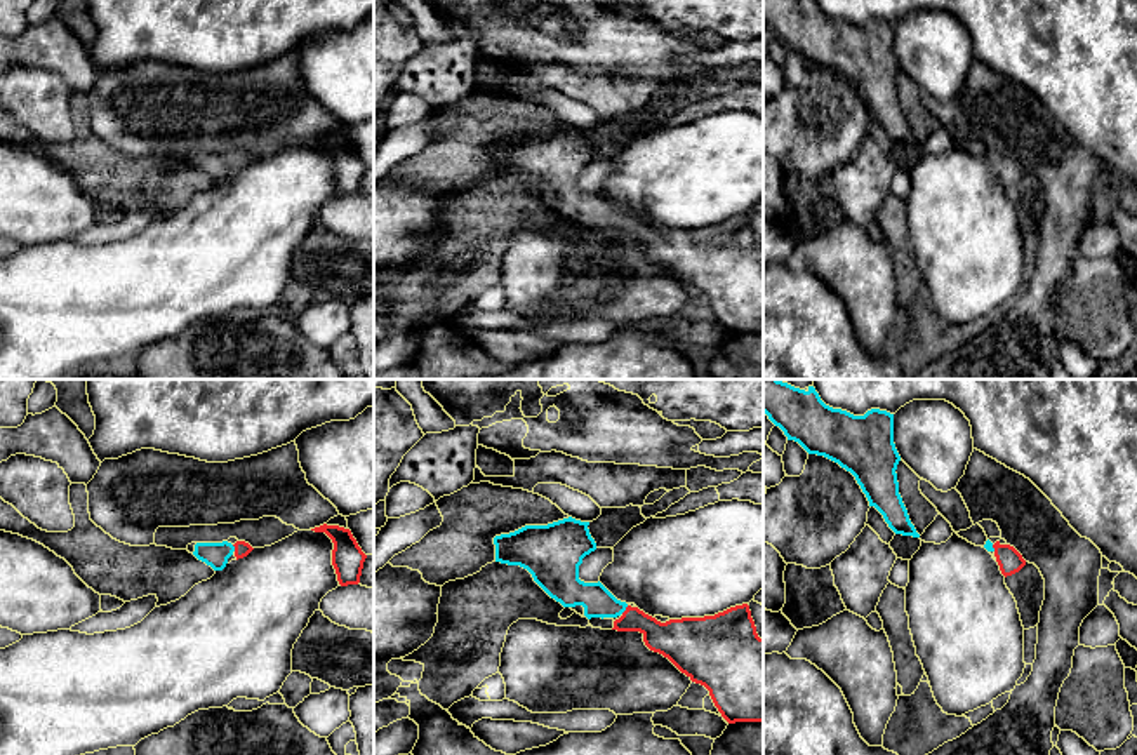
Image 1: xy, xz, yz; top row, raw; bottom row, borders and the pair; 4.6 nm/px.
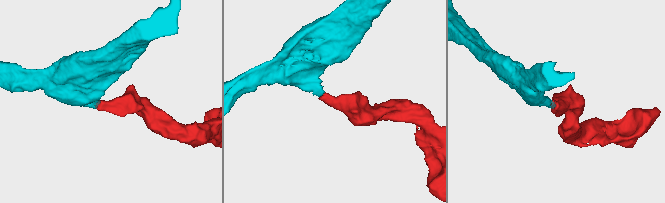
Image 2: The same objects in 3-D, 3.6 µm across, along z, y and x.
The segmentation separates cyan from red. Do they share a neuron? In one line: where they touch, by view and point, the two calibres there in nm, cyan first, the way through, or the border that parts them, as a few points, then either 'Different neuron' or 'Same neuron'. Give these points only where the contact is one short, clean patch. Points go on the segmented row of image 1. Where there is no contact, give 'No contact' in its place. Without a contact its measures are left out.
Touches cyan at xz (625, 609). Thickness 140 nm (cyan) against 160 nm. Path across: xz (598, 602), (625, 609), (659, 637), (670, 639). Same neuron

